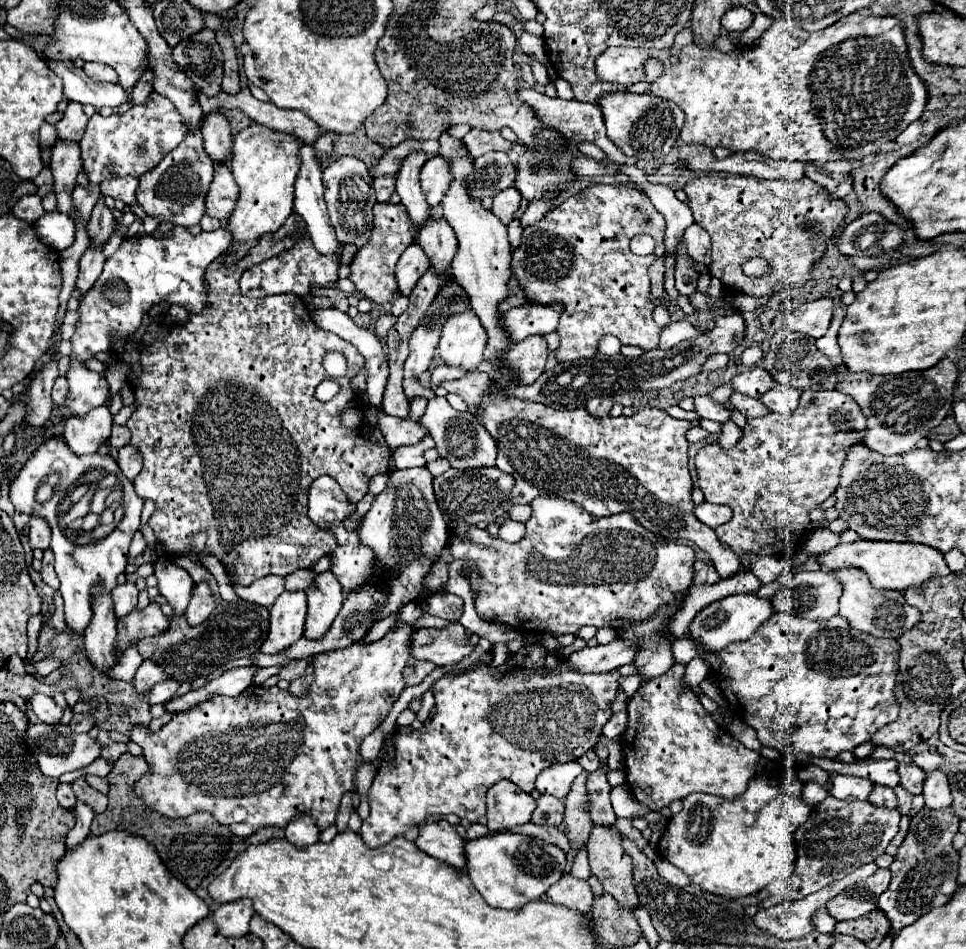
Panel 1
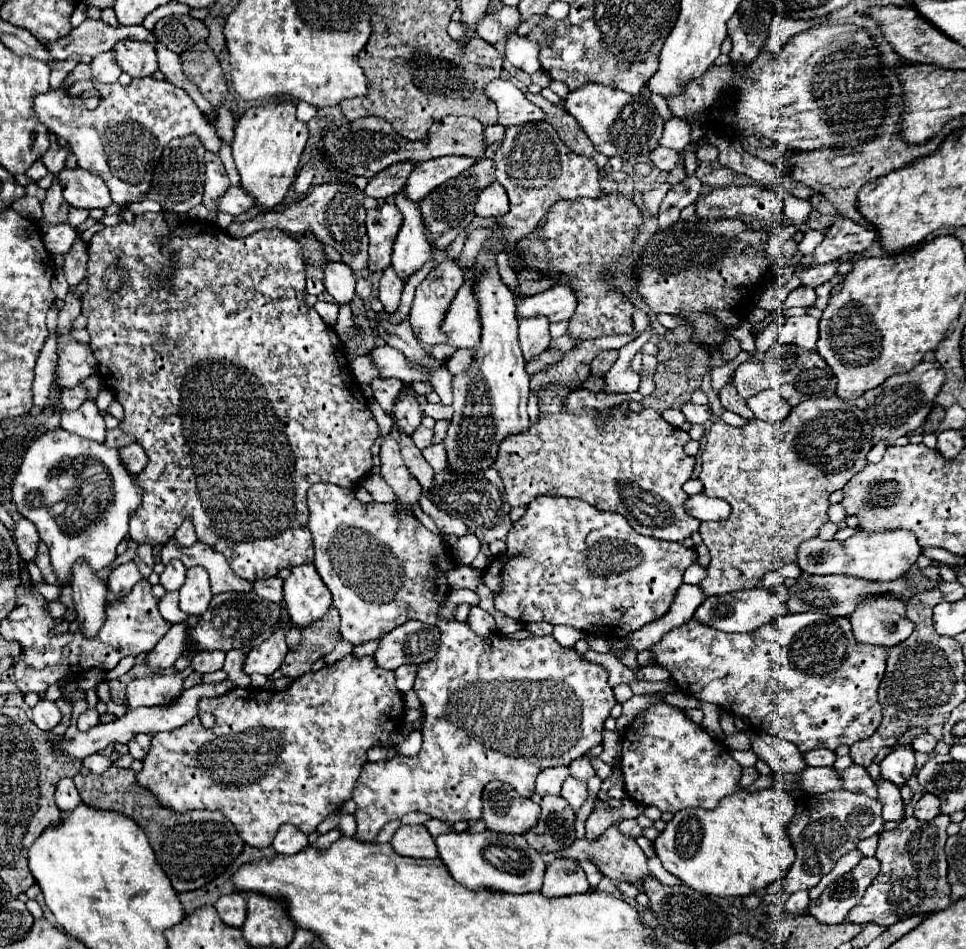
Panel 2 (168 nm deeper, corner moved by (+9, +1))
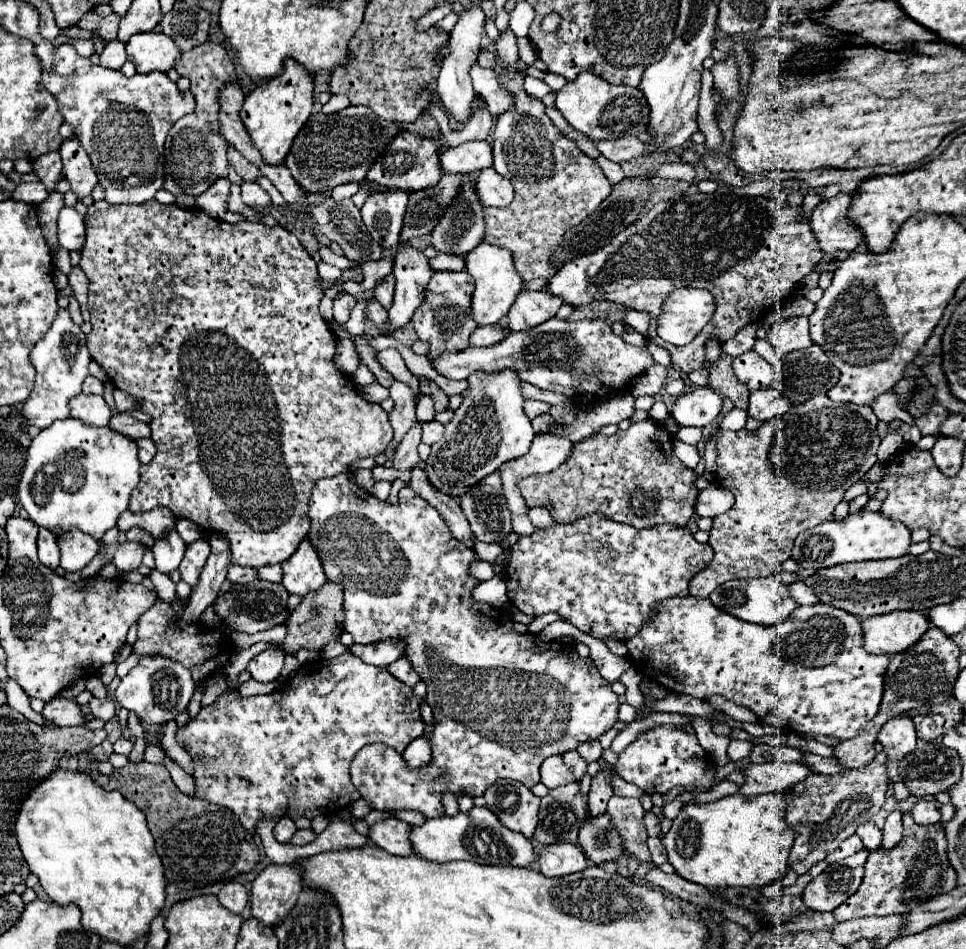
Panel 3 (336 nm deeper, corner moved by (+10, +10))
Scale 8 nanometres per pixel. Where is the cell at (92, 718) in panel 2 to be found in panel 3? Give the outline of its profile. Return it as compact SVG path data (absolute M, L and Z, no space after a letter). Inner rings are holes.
M91 699L91 703L87 705L89 713L97 719L103 719L103 721L109 721L115 717L115 703L111 699Z

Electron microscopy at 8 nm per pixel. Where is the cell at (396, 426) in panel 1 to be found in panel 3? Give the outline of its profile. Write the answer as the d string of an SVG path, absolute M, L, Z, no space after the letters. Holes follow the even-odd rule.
M437 421L425 423L423 425L423 443L433 445L433 443L437 443L443 437L443 433L445 433L445 427L441 423L437 423Z

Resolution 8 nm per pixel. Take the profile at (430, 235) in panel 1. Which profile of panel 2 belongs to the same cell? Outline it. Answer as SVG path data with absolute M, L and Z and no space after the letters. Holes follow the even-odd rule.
M432 248L432 258L436 260L436 268L432 268L432 272L416 288L416 296L414 296L414 304L408 320L414 326L414 334L418 336L418 340L434 346L434 344L446 342L442 338L442 332L438 332L438 322L442 322L442 314L446 314L446 306L450 306L450 302L454 300L454 294L464 284L464 274L462 274L462 268L454 262L454 258L448 256L446 250Z

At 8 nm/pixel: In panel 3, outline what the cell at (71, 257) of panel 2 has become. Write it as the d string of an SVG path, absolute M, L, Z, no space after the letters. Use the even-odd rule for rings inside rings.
M73 267L71 273L69 273L69 285L73 289L73 295L75 299L79 301L79 307L81 307L81 315L85 321L89 321L89 311L87 311L87 277L85 273L81 271L81 267Z

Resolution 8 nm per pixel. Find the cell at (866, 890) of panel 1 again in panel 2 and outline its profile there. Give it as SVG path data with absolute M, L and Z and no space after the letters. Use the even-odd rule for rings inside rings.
M864 858L852 872L834 880L818 900L812 900L808 914L824 924L842 924L854 906L864 898L868 886L878 876L880 864L876 858Z

